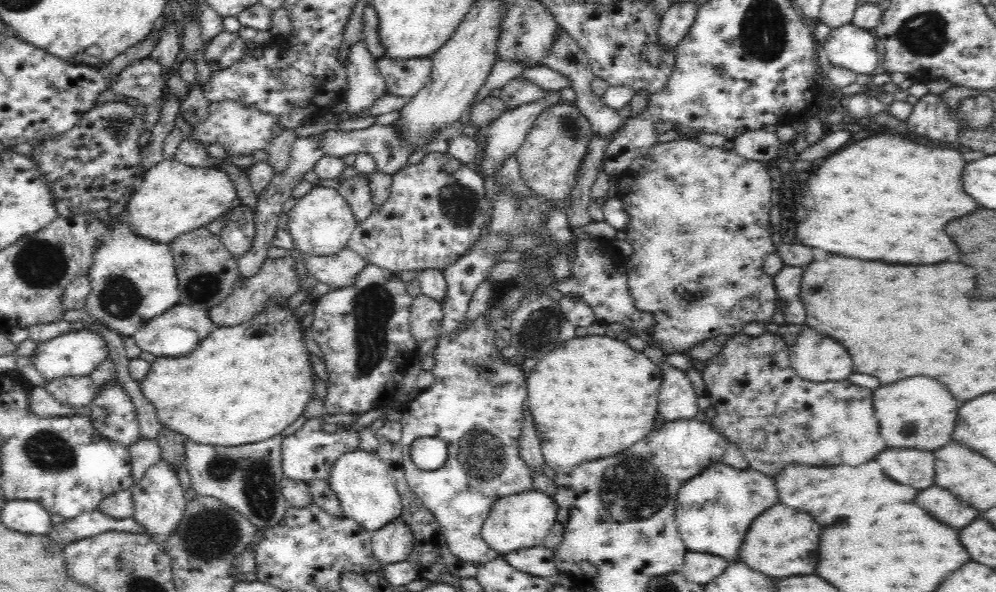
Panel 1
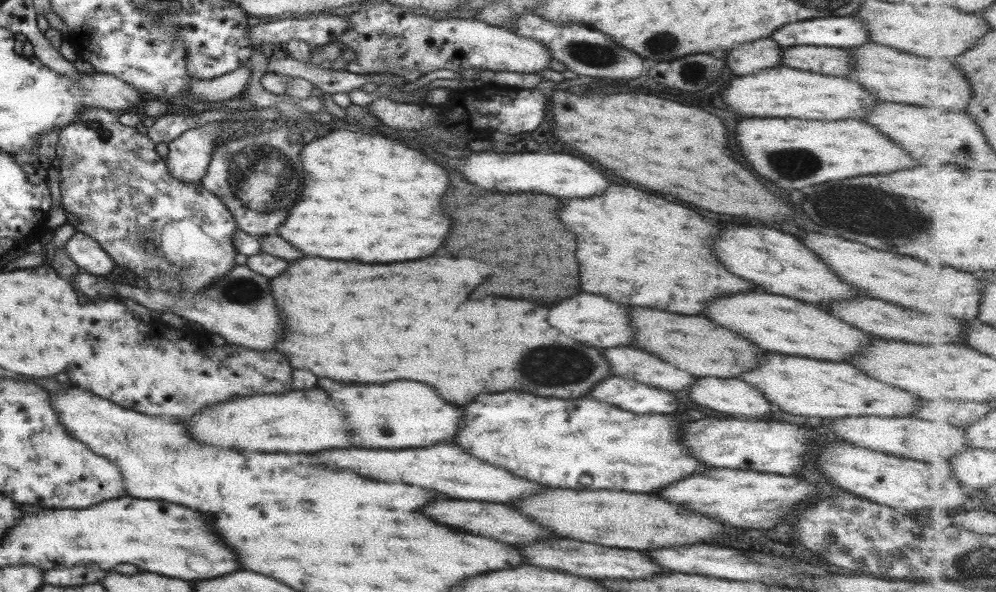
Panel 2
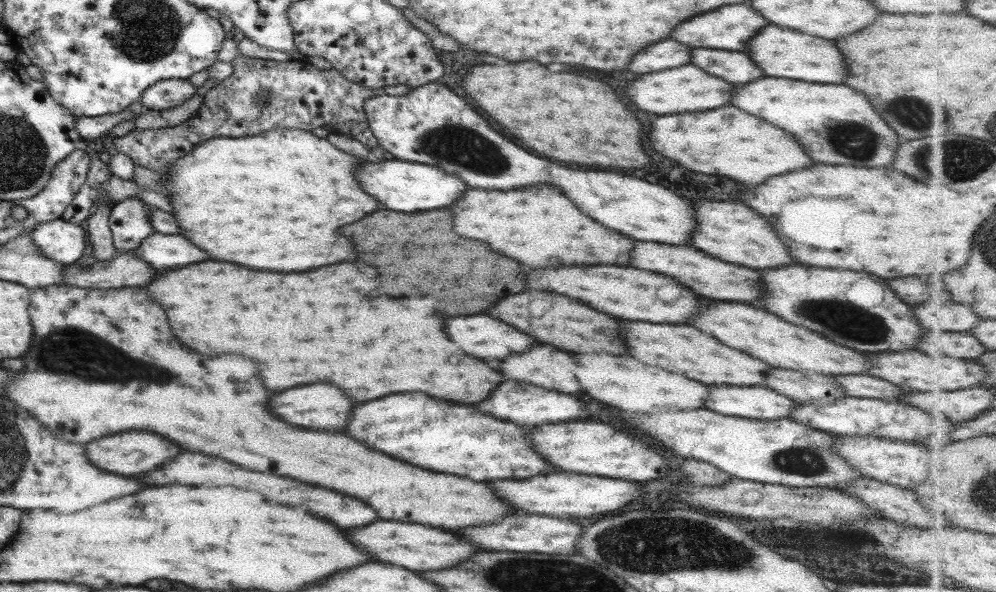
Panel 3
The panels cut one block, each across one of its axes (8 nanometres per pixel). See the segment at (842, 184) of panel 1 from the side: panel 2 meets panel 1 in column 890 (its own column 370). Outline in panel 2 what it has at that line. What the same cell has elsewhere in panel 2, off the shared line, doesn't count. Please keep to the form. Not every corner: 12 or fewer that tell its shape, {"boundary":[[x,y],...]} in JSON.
{"boundary":[[381,136],[305,143],[277,234],[389,264],[447,234],[447,172]]}

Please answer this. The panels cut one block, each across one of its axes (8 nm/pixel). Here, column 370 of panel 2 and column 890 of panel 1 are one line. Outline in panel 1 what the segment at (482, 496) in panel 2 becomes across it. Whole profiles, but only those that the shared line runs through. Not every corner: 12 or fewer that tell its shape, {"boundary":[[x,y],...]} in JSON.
{"boundary":[[884,450],[878,464],[898,482],[924,490],[934,484],[934,455]]}

